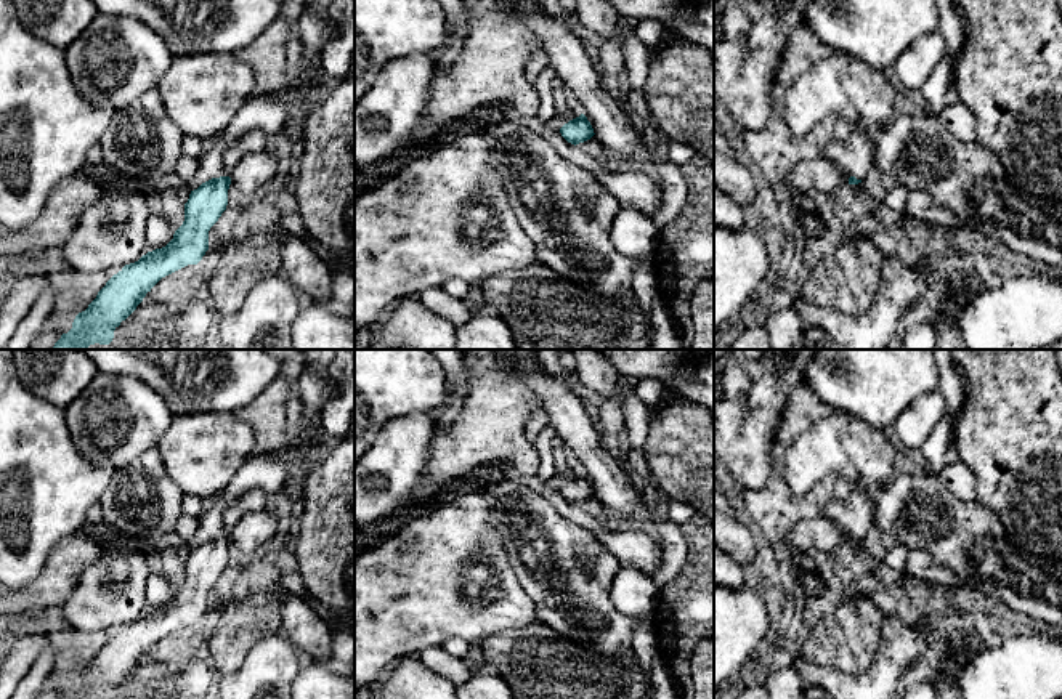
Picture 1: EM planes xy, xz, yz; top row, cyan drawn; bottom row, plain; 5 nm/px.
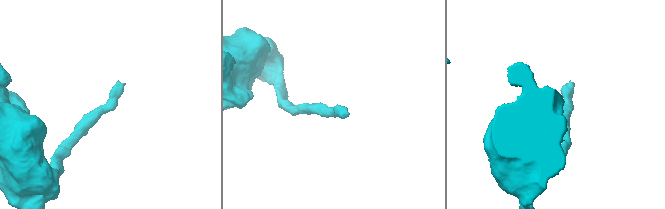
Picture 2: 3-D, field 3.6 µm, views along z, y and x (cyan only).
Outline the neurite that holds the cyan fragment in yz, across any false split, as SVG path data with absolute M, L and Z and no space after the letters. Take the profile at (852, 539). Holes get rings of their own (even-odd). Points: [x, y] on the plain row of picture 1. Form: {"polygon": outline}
{"polygon": "M852 489L850 497L844 502L831 499L826 507L826 516L845 527L849 543L858 543L874 527L874 499L863 489Z"}

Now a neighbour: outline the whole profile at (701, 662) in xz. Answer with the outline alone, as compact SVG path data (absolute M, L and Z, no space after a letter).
M714 638L695 646L690 657L695 699L714 699Z

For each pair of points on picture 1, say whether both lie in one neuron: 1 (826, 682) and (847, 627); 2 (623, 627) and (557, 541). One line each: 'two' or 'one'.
1: two
2: one

